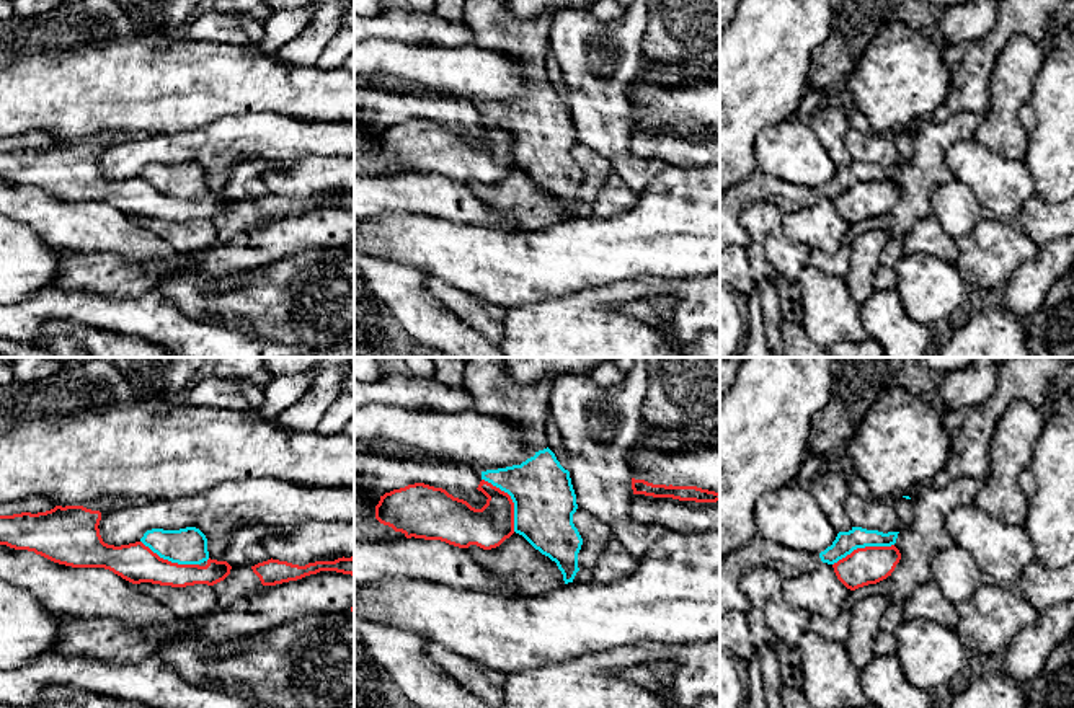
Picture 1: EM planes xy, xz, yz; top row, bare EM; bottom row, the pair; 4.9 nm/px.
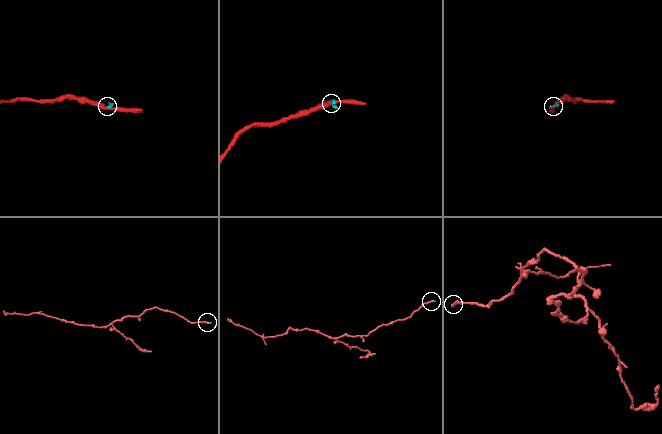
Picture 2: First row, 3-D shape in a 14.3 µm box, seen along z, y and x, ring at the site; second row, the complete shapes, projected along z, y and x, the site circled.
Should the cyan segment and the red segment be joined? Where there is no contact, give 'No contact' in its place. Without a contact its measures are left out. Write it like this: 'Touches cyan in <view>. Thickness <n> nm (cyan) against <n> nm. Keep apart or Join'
Touches cyan in xz. Thickness 300 nm (cyan) against 200 nm. Keep apart

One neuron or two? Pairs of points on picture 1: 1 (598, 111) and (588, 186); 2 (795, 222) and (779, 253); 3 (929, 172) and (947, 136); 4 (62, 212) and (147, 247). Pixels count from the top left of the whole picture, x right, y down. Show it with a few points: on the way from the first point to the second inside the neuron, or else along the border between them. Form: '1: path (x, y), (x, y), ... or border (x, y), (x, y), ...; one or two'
1: border (578, 141), (606, 157), (616, 170); two
2: border (782, 212), (782, 230), (810, 252); two
3: path (929, 163), (929, 154), (939, 144); one
4: path (84, 227), (95, 227), (126, 237); one

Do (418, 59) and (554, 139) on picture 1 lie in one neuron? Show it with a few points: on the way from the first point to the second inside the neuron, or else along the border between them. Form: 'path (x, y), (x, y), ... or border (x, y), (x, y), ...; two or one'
border (529, 92), (519, 98), (482, 106); two

